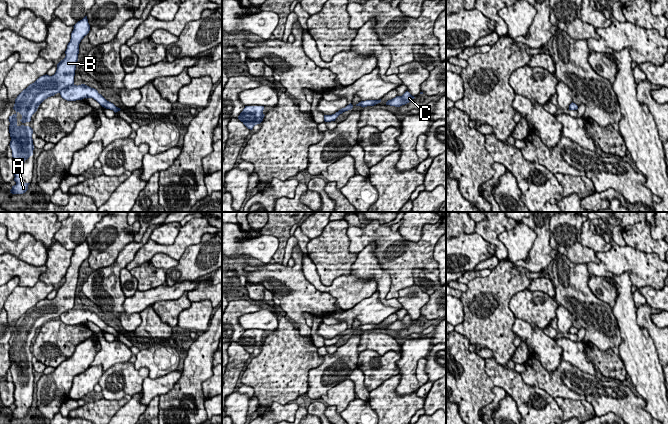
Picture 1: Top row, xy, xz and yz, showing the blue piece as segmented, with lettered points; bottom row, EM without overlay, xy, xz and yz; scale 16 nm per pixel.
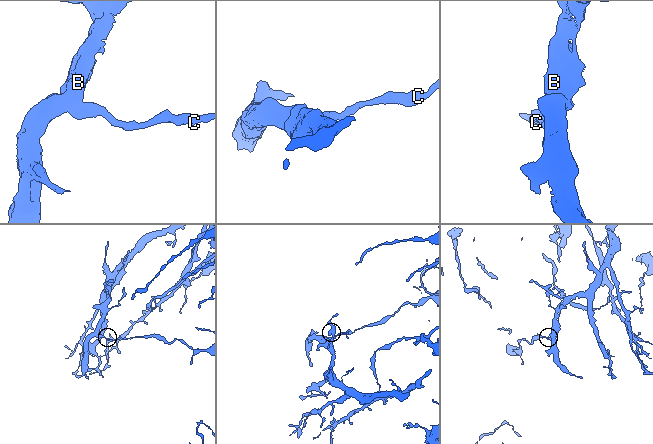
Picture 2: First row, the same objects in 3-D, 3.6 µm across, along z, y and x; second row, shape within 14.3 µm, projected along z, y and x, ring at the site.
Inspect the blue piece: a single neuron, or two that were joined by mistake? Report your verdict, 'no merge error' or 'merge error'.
merge error

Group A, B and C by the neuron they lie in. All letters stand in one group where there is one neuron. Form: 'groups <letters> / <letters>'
groups A B / C

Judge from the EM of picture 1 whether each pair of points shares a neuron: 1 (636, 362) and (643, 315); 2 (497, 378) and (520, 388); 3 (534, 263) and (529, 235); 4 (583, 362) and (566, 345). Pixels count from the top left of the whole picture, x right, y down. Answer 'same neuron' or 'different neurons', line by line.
1: different neurons
2: same neuron
3: different neurons
4: same neuron

